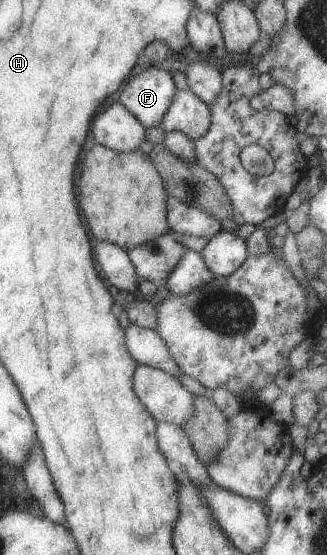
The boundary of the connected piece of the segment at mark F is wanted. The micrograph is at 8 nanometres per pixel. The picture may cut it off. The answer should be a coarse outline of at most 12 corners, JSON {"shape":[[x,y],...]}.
{"shape":[[167,66],[126,80],[118,100],[142,126],[162,122],[176,86]]}

